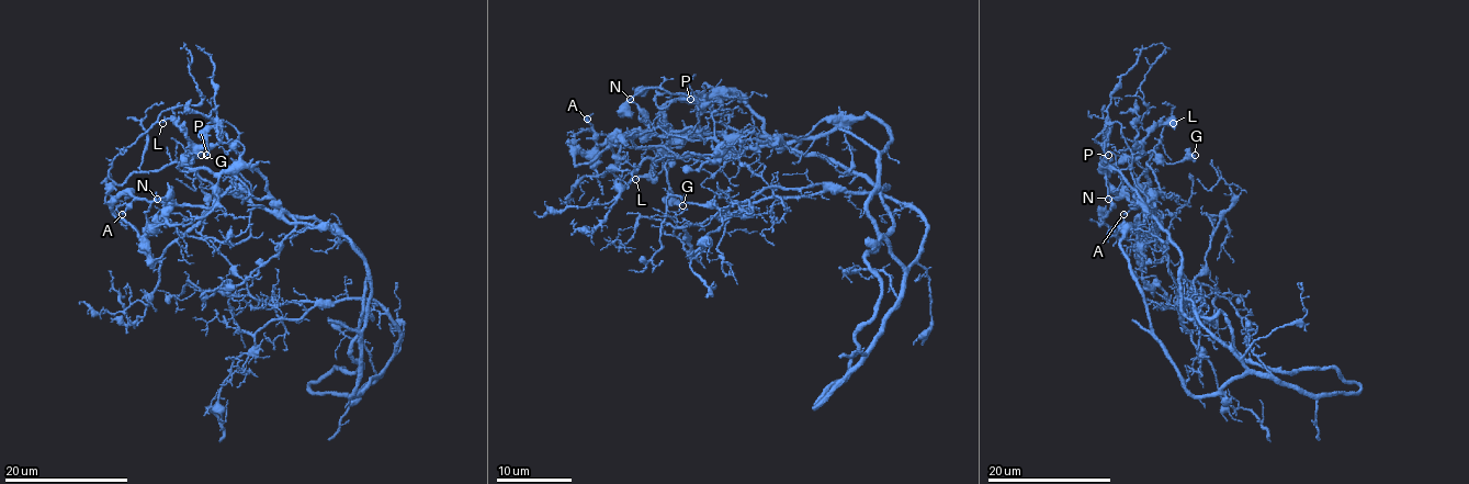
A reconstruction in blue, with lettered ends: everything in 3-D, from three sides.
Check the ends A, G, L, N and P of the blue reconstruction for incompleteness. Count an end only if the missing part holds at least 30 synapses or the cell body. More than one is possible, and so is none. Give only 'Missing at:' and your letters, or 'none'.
Missing at: none

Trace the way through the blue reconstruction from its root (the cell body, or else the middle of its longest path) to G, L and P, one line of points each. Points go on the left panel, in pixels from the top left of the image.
G: (303, 218), (255, 207), (246, 200), (223, 192), (205, 181), (187, 158), (187, 161), (201, 155)
L: (303, 218), (255, 207), (205, 181), (185, 152), (193, 150), (193, 143), (171, 121), (162, 123)
P: (303, 218), (292, 217), (277, 202), (267, 181), (240, 158), (244, 147), (214, 127), (206, 134), (206, 155)

